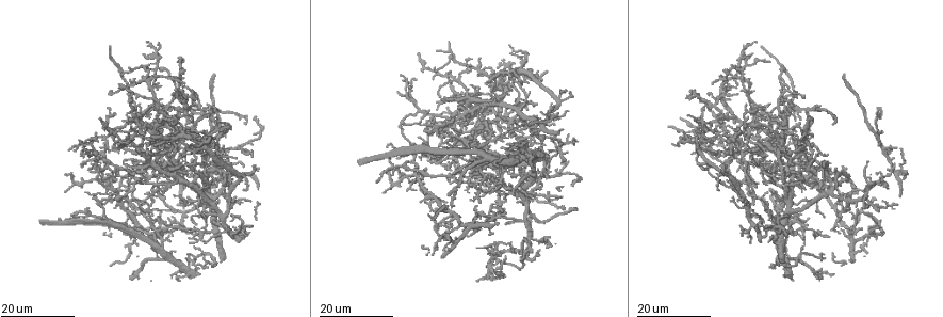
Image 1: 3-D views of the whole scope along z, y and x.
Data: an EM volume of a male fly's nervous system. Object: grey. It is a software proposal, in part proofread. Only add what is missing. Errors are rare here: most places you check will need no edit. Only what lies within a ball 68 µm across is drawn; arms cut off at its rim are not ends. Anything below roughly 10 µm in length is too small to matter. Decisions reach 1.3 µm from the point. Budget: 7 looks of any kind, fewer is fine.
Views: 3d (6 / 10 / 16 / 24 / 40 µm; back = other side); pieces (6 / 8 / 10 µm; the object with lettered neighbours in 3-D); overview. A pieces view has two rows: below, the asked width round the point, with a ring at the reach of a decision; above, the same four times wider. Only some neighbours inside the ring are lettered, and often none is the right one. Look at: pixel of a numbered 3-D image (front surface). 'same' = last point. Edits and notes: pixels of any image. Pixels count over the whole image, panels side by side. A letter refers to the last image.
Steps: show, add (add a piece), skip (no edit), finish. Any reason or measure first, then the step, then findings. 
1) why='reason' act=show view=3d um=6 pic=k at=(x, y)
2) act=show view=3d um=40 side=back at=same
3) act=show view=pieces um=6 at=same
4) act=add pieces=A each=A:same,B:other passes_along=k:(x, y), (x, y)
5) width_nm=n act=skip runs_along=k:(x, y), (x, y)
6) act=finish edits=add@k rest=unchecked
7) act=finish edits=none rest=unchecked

why='free end' act=show view=3d um=24 pic=1 at=(130, 255)

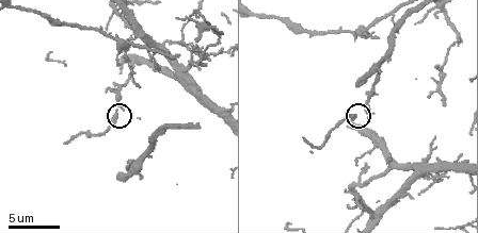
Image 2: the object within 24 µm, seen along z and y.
why='what lies round it' act=show view=pieces um=10 pic=2 at=(114, 111)

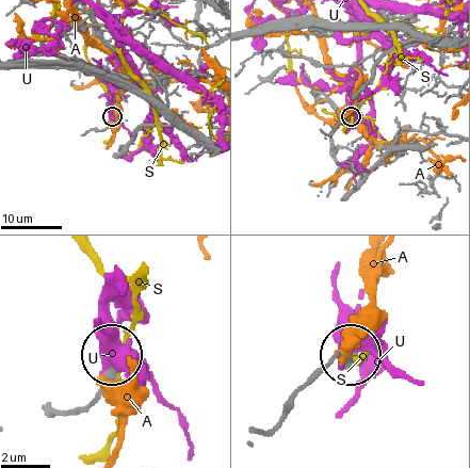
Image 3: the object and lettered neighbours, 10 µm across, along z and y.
width_nm=200 act=skip each=A:other,S:other,U:other found='no lettered piece goes on from it'

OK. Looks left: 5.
why='thin end' act=show view=3d um=24 pic=1 at=(192, 160)

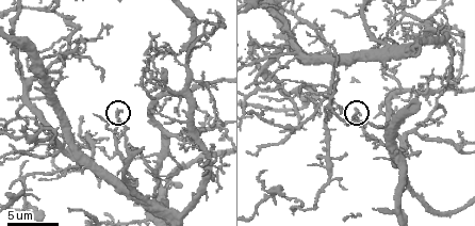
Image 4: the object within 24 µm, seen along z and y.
act=show view=pieces um=8 pic=4 at=(121, 109)

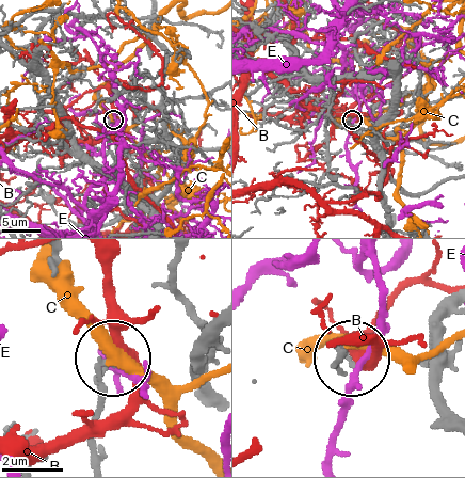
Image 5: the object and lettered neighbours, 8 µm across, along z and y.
act=skip each=B:other,C:other,E:other found='no lettered piece goes on from it'

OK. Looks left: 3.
why='free end' act=show view=3d um=16 pic=1 at=(722, 147)

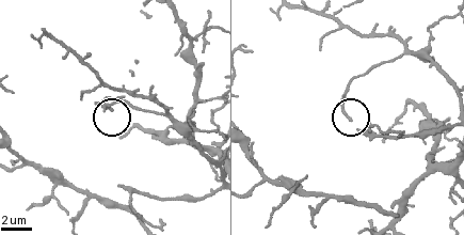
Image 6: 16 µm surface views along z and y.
act=show view=pieces um=10 pic=6 at=(350, 117)

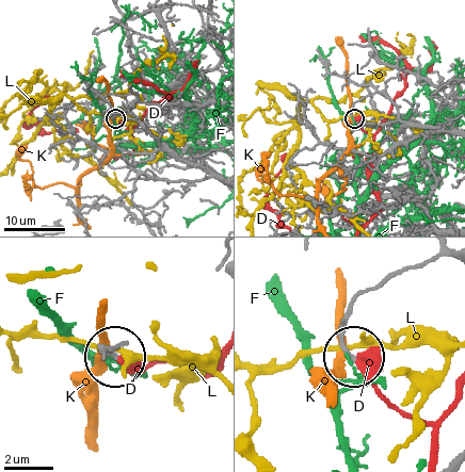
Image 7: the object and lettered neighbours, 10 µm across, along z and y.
act=skip each=D:other,F:other,K:other,L:other runs_along=7:(421, 127), (406, 124), (375, 92), (355, 102), (354, 117) found='no lettered piece goes on from it'

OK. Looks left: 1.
act=finish edits=none rest=unchecked

